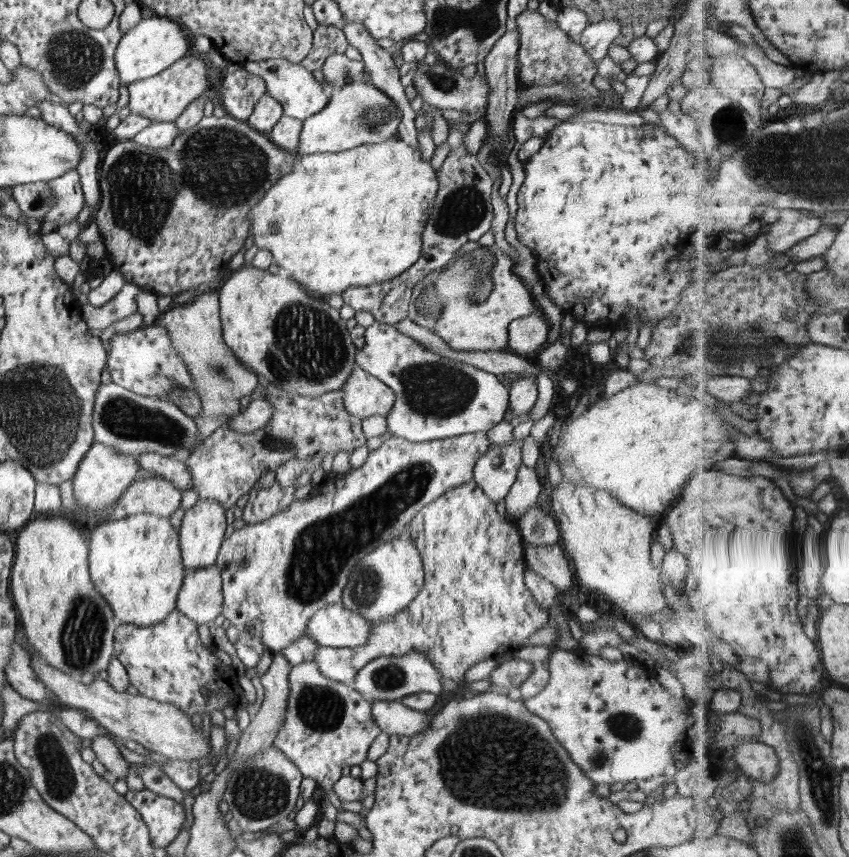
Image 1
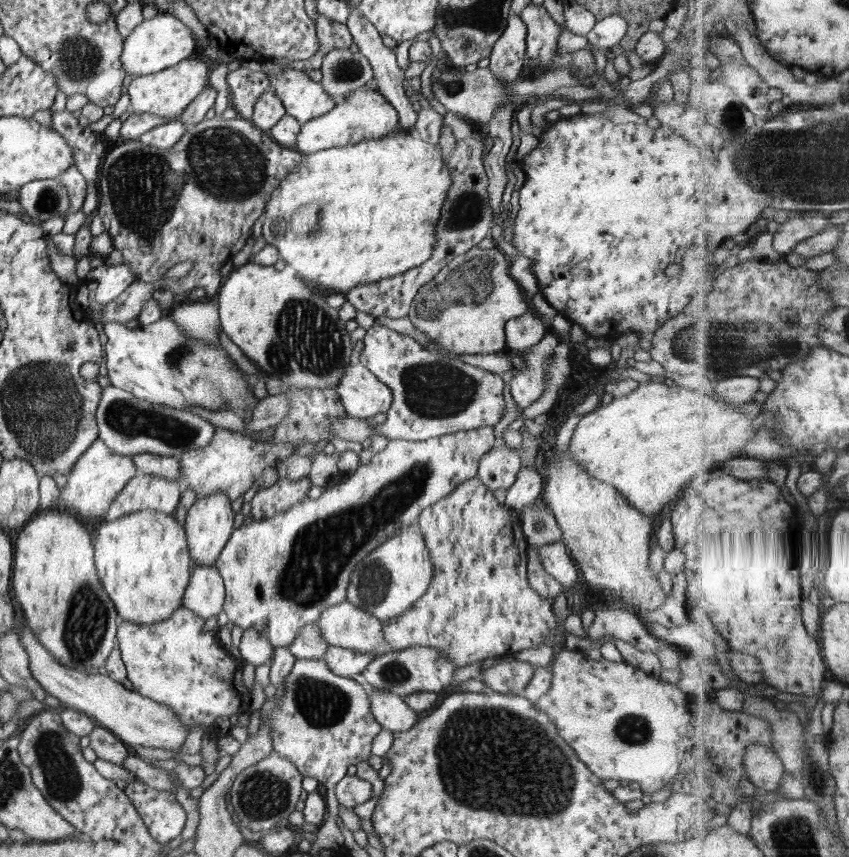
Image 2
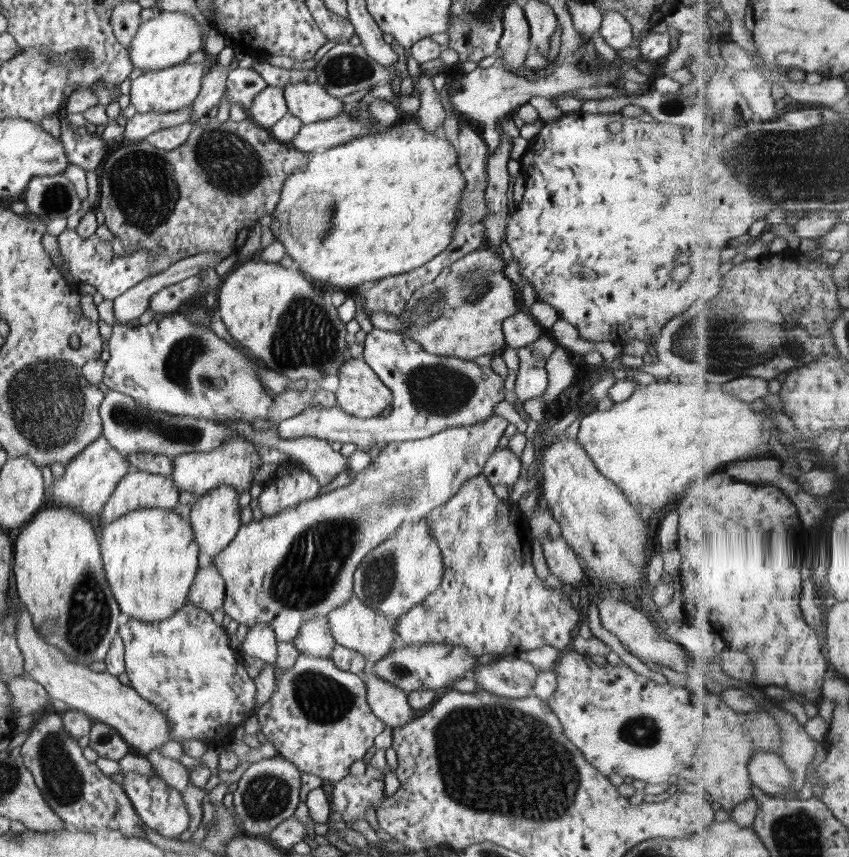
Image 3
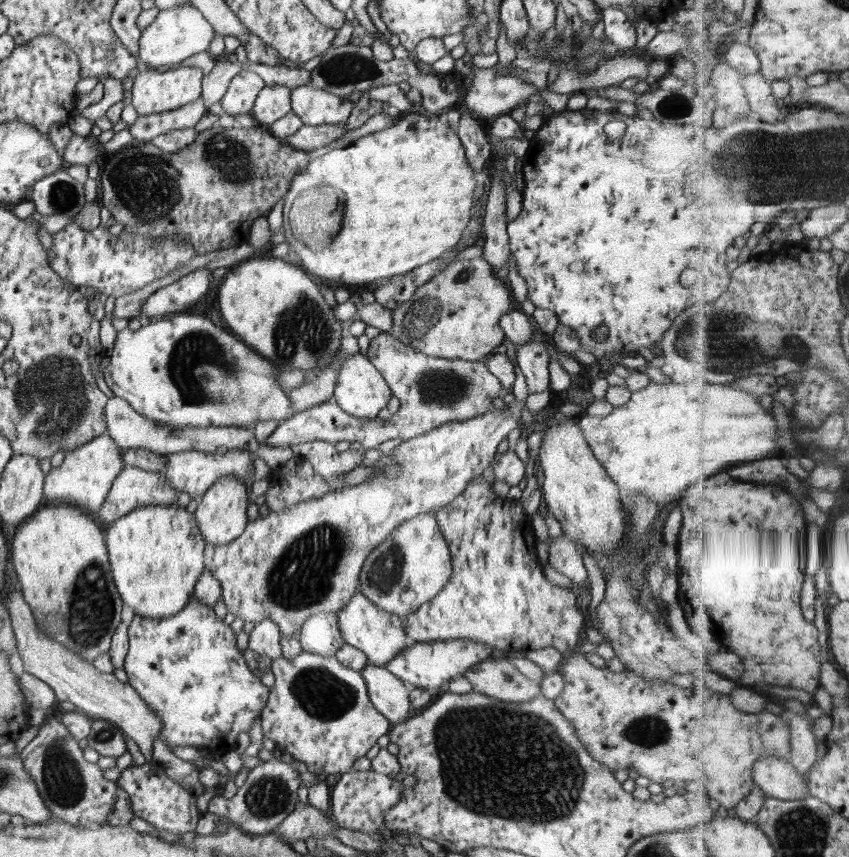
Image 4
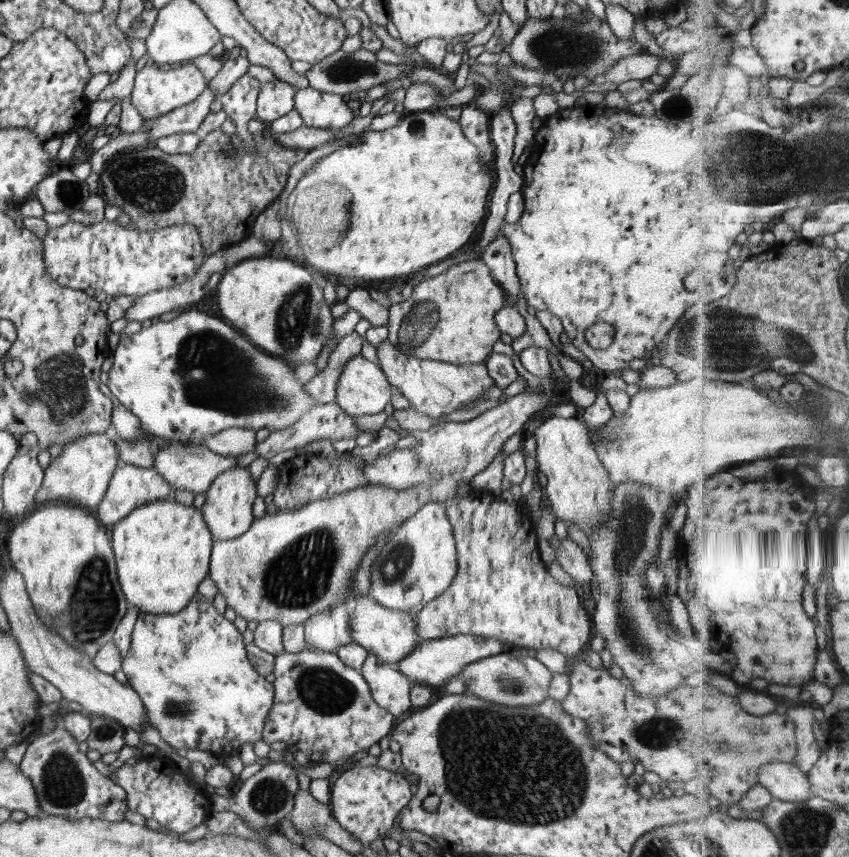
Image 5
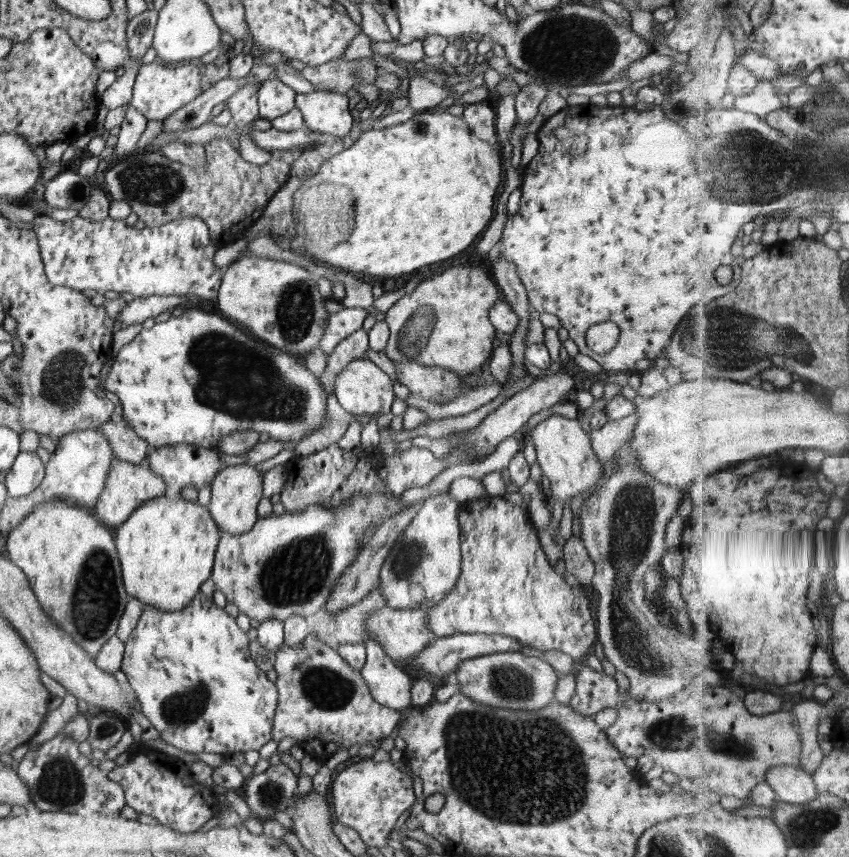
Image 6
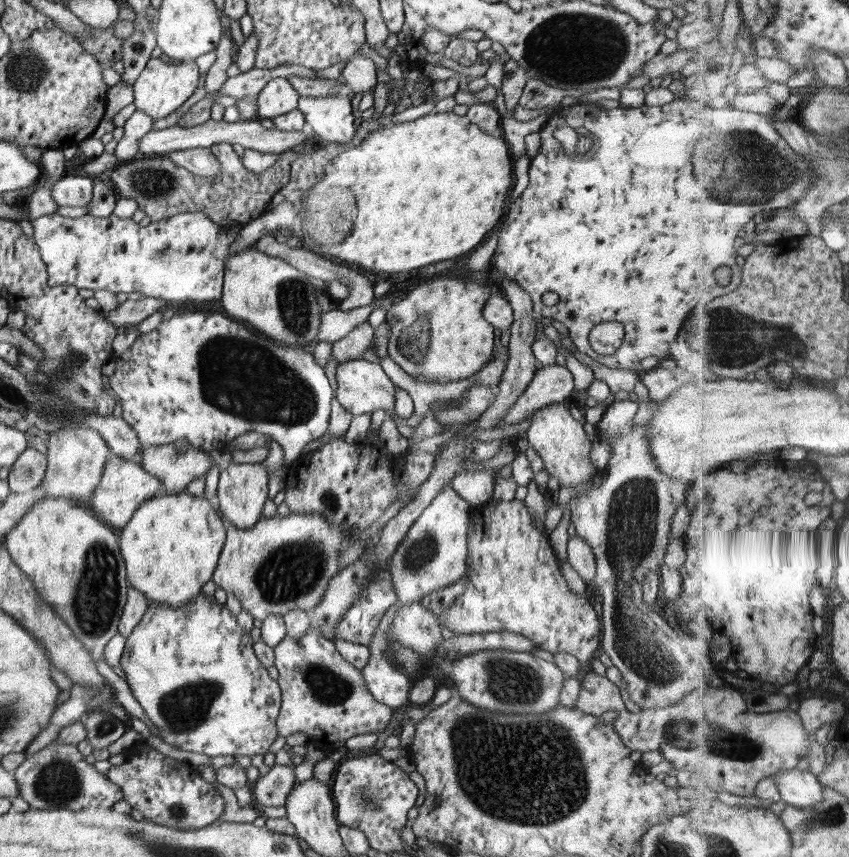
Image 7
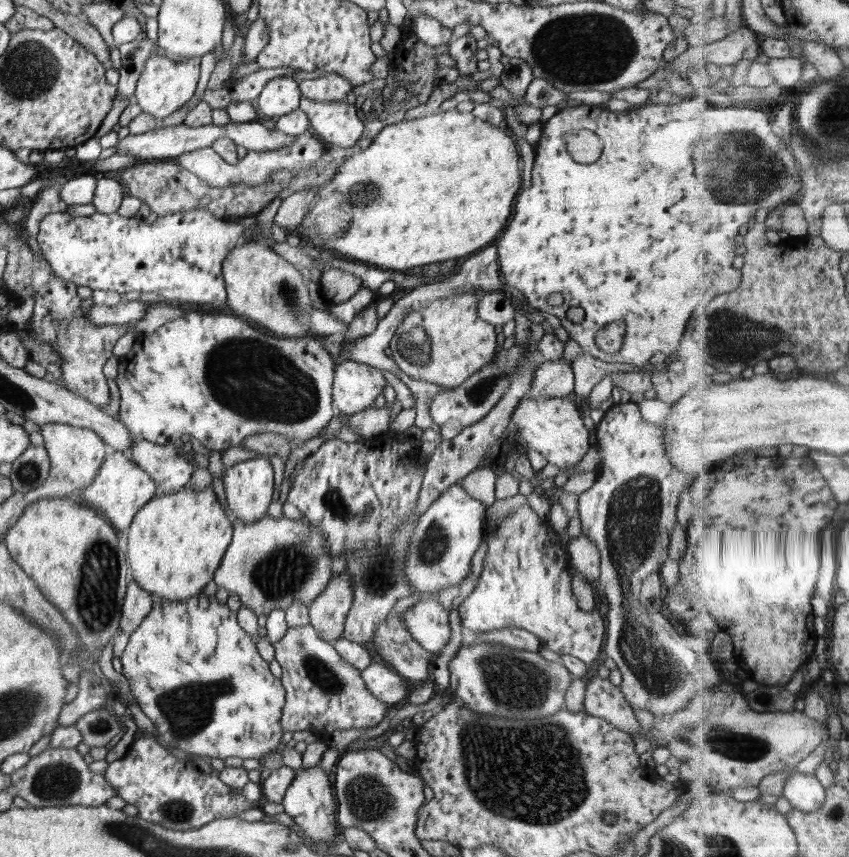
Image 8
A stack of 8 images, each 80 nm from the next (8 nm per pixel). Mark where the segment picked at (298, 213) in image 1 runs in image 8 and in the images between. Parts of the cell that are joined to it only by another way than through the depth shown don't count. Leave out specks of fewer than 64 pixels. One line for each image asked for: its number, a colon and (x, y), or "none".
2: (349, 216)
3: (383, 204)
4: (408, 193)
5: (355, 211)
6: (418, 192)
7: (417, 192)
8: (442, 186)

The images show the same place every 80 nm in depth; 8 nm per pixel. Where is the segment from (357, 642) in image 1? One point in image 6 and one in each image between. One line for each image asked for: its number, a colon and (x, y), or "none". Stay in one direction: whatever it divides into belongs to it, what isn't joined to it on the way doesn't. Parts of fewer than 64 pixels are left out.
2: (344, 625)
3: (355, 625)
4: (381, 636)
5: (391, 635)
6: (403, 633)

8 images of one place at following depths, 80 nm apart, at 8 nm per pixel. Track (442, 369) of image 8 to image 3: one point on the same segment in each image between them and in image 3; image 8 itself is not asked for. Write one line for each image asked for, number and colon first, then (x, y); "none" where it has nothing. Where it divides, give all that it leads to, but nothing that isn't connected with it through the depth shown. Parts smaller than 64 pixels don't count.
3: (459, 314)
4: (456, 315)
5: (450, 317)
6: (444, 323)
7: (438, 330)

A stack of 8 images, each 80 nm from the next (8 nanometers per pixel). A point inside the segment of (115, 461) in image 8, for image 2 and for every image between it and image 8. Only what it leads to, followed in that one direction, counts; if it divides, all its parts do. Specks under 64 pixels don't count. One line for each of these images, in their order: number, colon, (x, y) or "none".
2: (150, 492)
3: (136, 489)
4: (134, 487)
5: (130, 486)
6: (127, 486)
7: (125, 484)

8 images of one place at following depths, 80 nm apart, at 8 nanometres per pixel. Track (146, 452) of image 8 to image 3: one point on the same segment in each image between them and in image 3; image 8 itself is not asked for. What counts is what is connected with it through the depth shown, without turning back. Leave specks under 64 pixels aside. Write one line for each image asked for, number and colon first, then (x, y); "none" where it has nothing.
3: (234, 463)
4: (191, 471)
5: (193, 468)
6: (182, 465)
7: (176, 466)

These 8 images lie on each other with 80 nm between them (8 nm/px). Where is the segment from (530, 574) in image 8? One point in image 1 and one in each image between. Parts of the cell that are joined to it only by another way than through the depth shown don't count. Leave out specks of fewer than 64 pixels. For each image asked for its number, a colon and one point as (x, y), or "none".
1: (474, 605)
2: (480, 605)
3: (490, 601)
4: (497, 595)
5: (502, 589)
6: (507, 586)
7: (516, 584)

